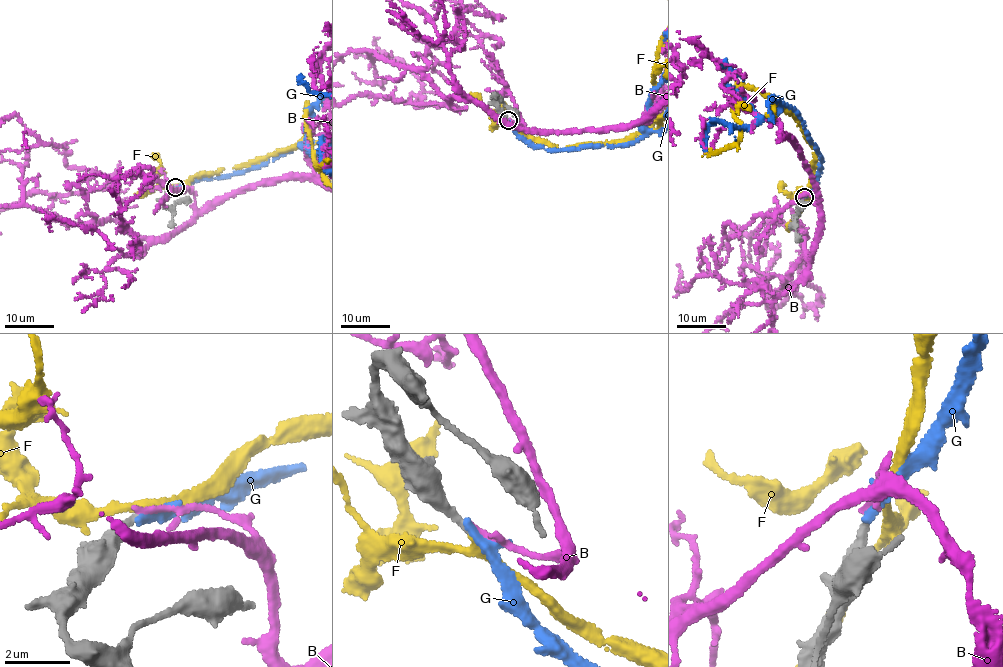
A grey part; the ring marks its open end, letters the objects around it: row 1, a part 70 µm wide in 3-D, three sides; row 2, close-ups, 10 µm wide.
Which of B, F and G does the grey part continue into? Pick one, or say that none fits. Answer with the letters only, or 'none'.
F

